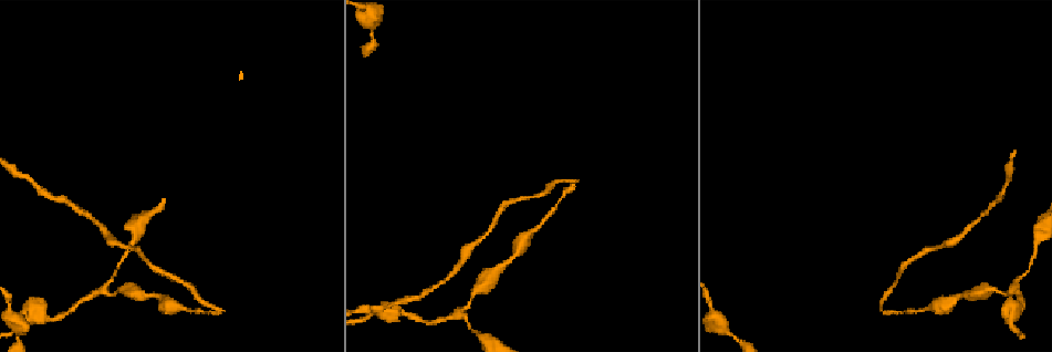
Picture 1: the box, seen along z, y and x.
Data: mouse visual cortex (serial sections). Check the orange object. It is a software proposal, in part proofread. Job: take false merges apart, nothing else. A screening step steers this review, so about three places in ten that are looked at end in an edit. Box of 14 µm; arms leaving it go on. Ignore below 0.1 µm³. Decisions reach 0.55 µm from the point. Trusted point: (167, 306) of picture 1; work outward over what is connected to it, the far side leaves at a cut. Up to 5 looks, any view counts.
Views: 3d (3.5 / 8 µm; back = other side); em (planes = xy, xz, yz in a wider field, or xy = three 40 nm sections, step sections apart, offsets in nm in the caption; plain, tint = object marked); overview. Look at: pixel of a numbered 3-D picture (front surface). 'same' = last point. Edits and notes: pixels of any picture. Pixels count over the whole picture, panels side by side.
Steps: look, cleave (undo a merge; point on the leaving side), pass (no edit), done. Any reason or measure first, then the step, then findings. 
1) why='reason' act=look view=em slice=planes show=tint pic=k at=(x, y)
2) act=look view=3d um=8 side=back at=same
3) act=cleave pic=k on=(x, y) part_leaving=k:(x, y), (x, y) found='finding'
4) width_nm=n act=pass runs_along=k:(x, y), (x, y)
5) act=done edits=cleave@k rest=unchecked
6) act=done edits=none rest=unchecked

act=look view=em slice=xy step=5 show=tint pic=1 at=(455, 313)

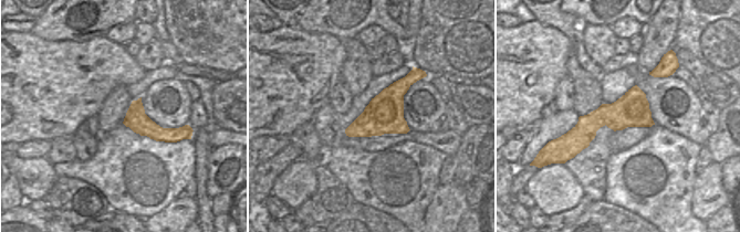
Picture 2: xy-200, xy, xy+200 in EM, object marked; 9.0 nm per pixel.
act=look view=3d um=3.5 at=same

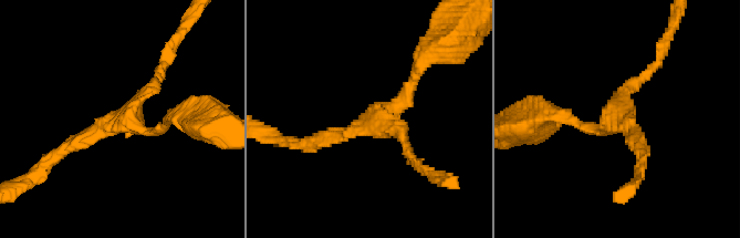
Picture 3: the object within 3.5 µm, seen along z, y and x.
arms=3 act=pass runs_along=3:(416, 72), (403, 103), (314, 143) found='all the same cell'

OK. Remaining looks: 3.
why='abrupt turn' act=look view=3d um=8 pic=1 at=(218, 310)

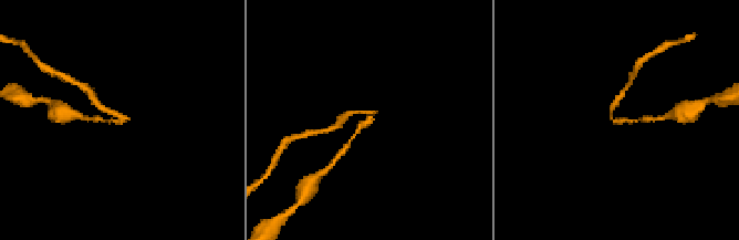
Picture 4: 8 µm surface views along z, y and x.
act=look view=em slice=xy step=3 show=tint pic=4 at=(370, 117)

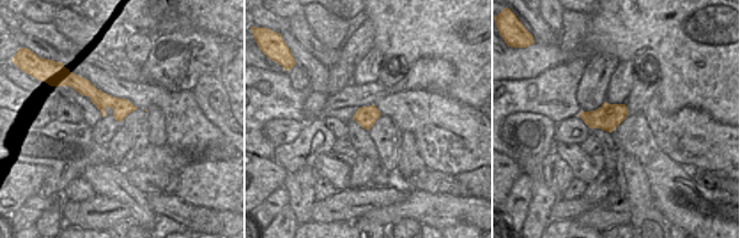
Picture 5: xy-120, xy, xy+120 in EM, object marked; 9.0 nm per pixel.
act=cleave pic=4 on=(105, 110) part_leaving=4:(122, 117), (104, 111), (86, 90) found='a second cell is stuck on'

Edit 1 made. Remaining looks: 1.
act=done edits=cleave@4 rest=unchecked

